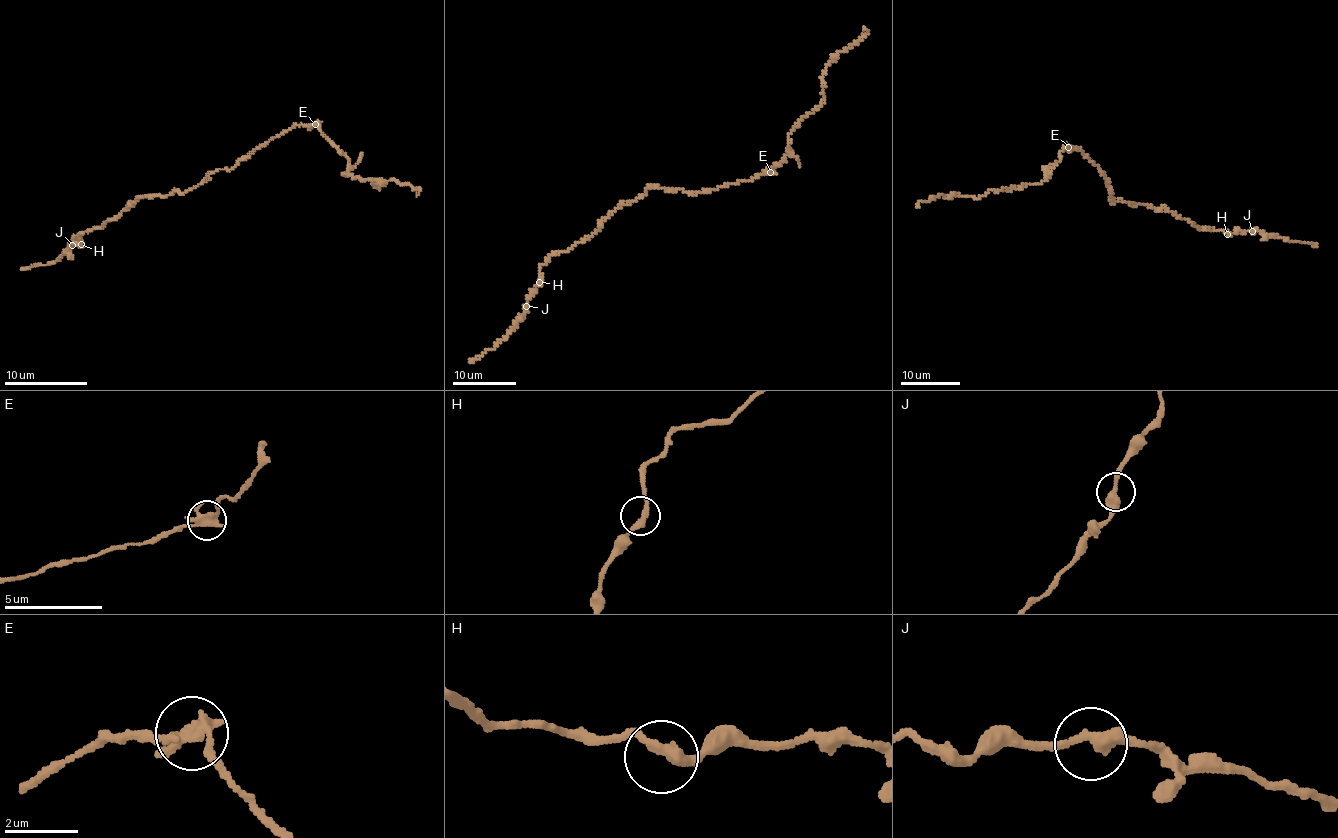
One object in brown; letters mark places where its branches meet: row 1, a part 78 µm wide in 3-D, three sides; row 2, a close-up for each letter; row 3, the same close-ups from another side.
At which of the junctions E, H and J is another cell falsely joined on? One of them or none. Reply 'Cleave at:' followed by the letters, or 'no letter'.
Cleave at: E

